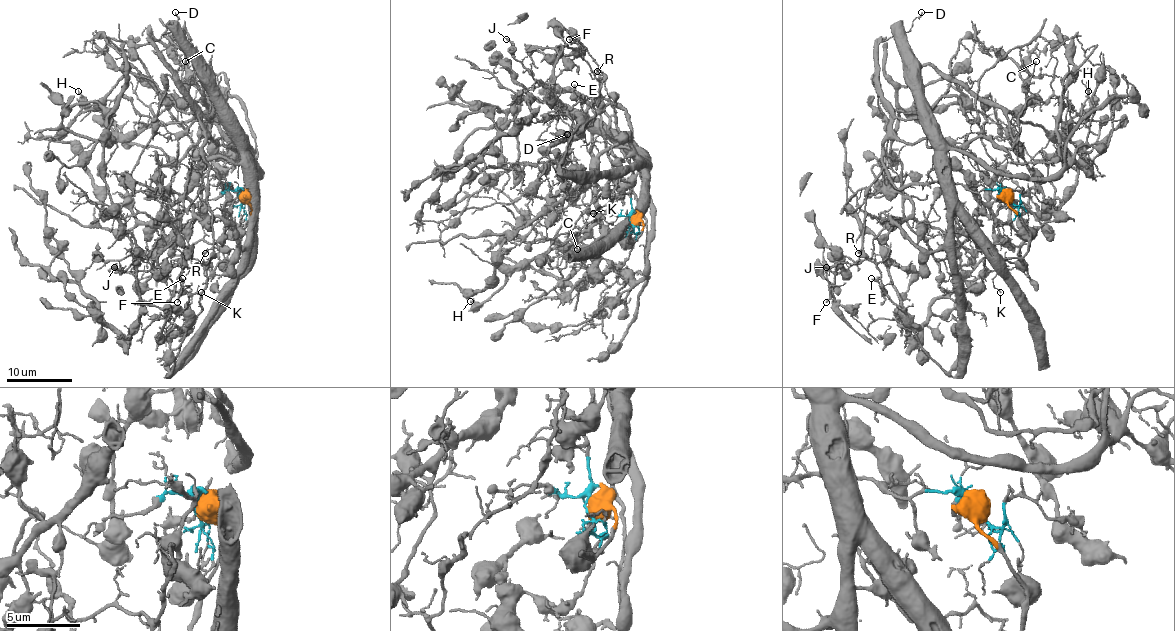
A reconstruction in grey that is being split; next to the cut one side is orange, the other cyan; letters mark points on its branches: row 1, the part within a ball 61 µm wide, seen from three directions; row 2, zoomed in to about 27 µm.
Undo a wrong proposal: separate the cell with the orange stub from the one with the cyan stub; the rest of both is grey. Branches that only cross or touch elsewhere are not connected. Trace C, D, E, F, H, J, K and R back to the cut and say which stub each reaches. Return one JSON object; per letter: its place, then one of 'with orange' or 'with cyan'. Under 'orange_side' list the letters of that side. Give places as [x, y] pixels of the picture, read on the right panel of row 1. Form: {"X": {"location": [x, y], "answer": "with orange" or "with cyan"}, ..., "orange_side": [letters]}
{"C": {"location": [1036, 61], "answer": "with orange"}, "D": {"location": [921, 12], "answer": "with cyan"}, "E": {"location": [871, 278], "answer": "with cyan"}, "F": {"location": [826, 302], "answer": "with cyan"}, "H": {"location": [1088, 91], "answer": "with orange"}, "J": {"location": [826, 267], "answer": "with cyan"}, "K": {"location": [1000, 292], "answer": "with cyan"}, "R": {"location": [858, 253], "answer": "with cyan"}, "orange_side": ["C", "H"]}

